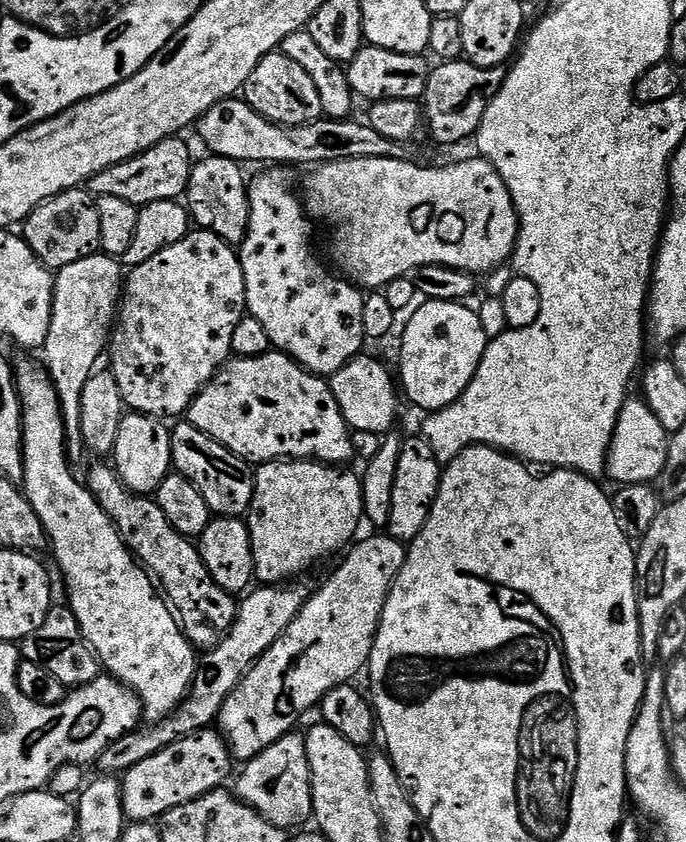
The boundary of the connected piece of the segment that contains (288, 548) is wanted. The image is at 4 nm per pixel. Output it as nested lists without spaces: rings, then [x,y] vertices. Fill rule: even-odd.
[[[281,458],[259,465],[255,469],[256,489],[252,506],[246,513],[250,542],[254,554],[254,576],[261,585],[279,586],[295,581],[307,568],[327,558],[331,552],[347,549],[357,539],[356,531],[364,520],[362,486],[357,473],[347,472],[344,466],[321,464],[315,460]]]

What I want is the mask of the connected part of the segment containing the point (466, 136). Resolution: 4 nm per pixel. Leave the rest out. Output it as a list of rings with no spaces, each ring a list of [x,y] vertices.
[[[463,58],[445,60],[436,65],[429,71],[426,90],[422,97],[427,131],[432,131],[433,138],[440,144],[471,141],[482,122],[482,114],[486,114],[486,106],[490,106],[494,94],[498,94],[502,82],[507,78],[508,68],[474,66]]]

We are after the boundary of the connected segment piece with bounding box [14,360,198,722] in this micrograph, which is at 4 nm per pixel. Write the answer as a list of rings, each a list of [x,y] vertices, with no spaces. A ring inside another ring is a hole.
[[[32,360],[15,361],[14,379],[16,393],[20,399],[20,429],[24,435],[22,491],[30,506],[34,506],[34,514],[38,514],[42,522],[50,548],[52,544],[56,564],[64,575],[65,586],[68,587],[67,607],[71,608],[78,618],[78,626],[88,639],[88,645],[96,653],[103,671],[136,693],[142,705],[143,719],[148,722],[164,720],[176,711],[192,687],[198,663],[197,649],[193,648],[186,638],[180,623],[176,621],[176,613],[158,591],[148,569],[133,556],[126,542],[122,542],[112,520],[104,513],[102,506],[92,497],[87,487],[72,477],[74,468],[68,459],[59,394],[56,393],[48,372],[41,365],[39,368]]]

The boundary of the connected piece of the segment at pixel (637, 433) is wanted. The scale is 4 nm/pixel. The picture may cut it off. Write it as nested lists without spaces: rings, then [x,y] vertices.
[[[629,398],[624,401],[618,414],[612,445],[608,447],[607,479],[612,479],[616,486],[630,484],[649,484],[659,481],[668,457],[670,433],[654,418],[654,410],[646,406],[642,398]]]

